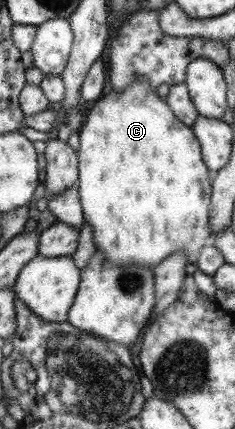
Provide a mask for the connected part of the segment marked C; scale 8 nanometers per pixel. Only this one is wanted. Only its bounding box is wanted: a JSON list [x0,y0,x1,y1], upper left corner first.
[76,79,212,269]

